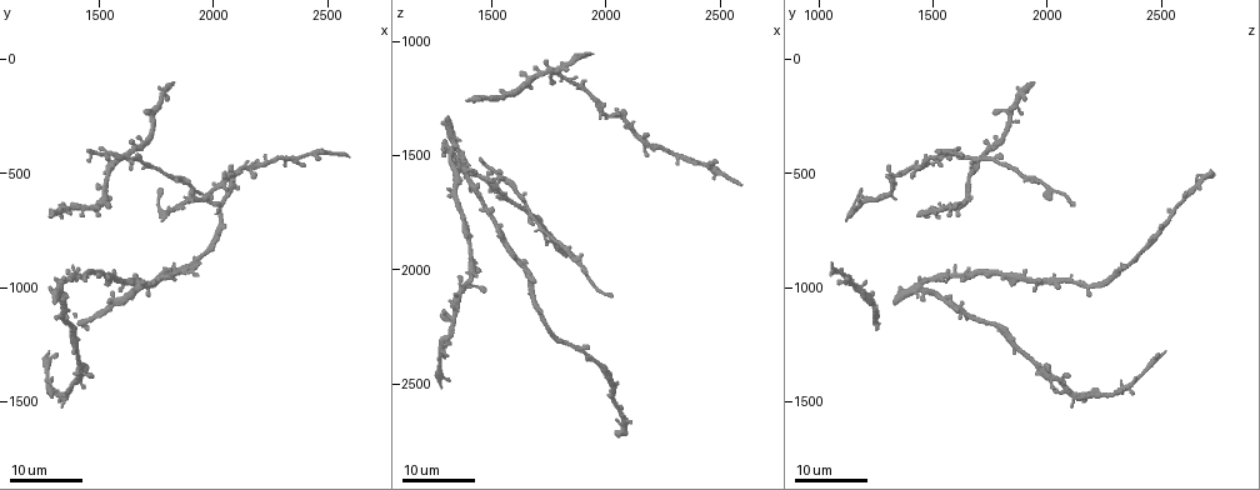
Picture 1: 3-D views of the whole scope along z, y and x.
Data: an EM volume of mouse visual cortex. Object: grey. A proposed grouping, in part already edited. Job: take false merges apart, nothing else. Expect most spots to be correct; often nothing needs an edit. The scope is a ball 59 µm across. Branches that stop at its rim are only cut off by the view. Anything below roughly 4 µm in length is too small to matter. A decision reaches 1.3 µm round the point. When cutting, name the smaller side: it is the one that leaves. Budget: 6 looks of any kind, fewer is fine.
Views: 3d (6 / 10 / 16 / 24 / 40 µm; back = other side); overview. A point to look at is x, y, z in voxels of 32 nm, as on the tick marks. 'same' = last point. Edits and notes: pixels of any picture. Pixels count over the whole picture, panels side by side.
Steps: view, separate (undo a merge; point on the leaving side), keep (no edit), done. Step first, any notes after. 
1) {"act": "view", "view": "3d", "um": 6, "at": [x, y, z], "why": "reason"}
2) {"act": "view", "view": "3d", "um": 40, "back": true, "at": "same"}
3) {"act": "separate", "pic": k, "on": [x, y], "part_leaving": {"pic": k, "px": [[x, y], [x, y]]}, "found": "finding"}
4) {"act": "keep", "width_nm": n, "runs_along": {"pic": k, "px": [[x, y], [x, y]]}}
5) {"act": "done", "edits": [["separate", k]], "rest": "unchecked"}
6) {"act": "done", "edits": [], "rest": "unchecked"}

{"act": "view", "view": "3d", "um": 24, "at": [1390, 950, 1590]}

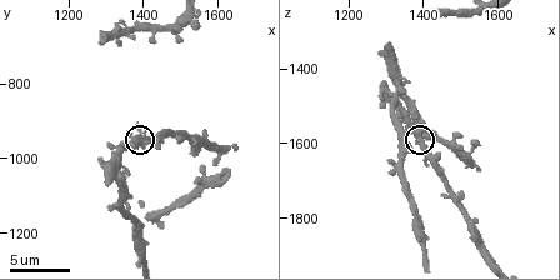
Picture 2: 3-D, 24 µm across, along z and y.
{"act": "view", "view": "3d", "um": 6, "at": [1400, 940, 1600], "why": "closer look"}

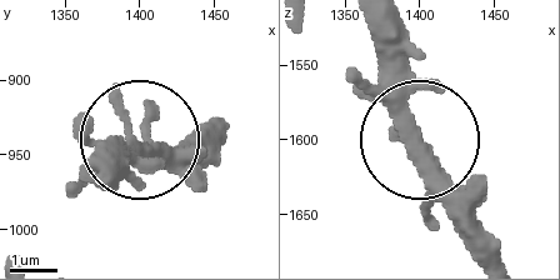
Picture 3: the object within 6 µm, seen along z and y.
{"act": "keep", "width_nm": 370, "runs_along": {"pic": 3, "px": [[366, 23], [390, 106], [470, 250]]}, "found": "one neuron here"}

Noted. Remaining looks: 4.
{"act": "view", "view": "3d", "um": 10, "at": [1420, 650, 1580], "why": "branch point"}

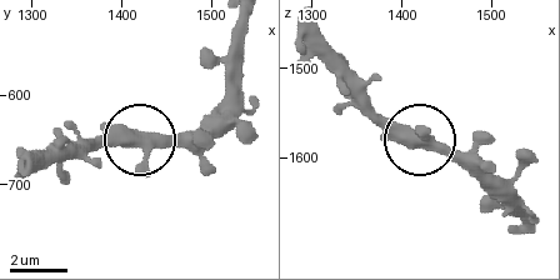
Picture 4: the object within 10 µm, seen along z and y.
{"act": "keep", "width_nm": 340, "found": "one neuron here"}

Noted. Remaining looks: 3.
{"act": "view", "view": "3d", "um": 16, "at": [1920, 580, 2040], "why": "calibre changes"}

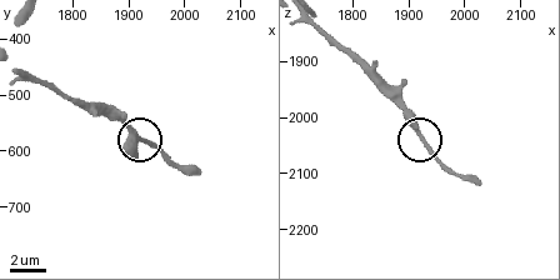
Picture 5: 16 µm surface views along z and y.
{"act": "view", "view": "3d", "um": 10, "at": [1930, 585, 2045], "why": "zoom in"}

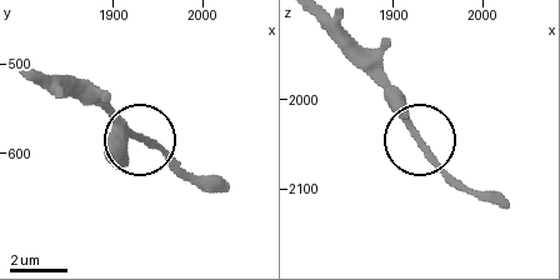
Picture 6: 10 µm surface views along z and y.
{"act": "keep", "width_nm": 270, "runs_along": {"pic": 6, "px": [[25, 68], [104, 106], [194, 183]]}, "found": "all the same neuron"}

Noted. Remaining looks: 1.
{"act": "done", "edits": [], "rest": "unchecked"}

